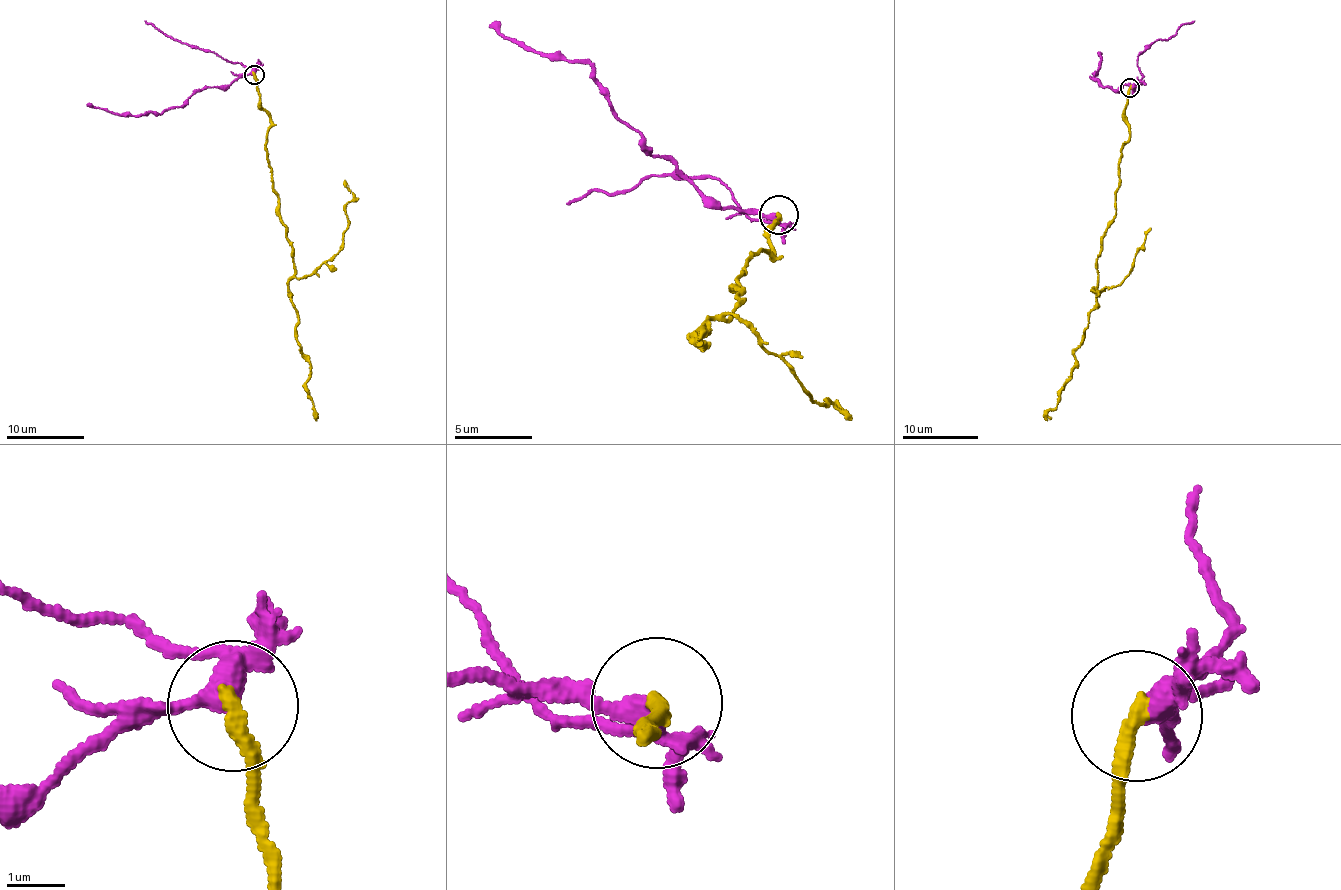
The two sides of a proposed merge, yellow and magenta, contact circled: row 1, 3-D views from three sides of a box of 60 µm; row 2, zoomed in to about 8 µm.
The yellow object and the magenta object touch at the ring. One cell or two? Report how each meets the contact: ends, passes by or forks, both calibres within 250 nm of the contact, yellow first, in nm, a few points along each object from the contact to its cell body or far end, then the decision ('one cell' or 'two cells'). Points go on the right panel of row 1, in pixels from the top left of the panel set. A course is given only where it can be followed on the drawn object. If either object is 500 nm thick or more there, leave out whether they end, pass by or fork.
yellow ends; magenta forks; calibres 280 and 280 nm; course yellow (1129, 88), (1130, 133), (1118, 164), (1114, 222), (1097, 259), (1096, 306), (1050, 420); course magenta (1130, 88), (1135, 85), (1135, 91), (1125, 83), (1116, 89), (1091, 78), (1101, 68), (1099, 51); two cells

